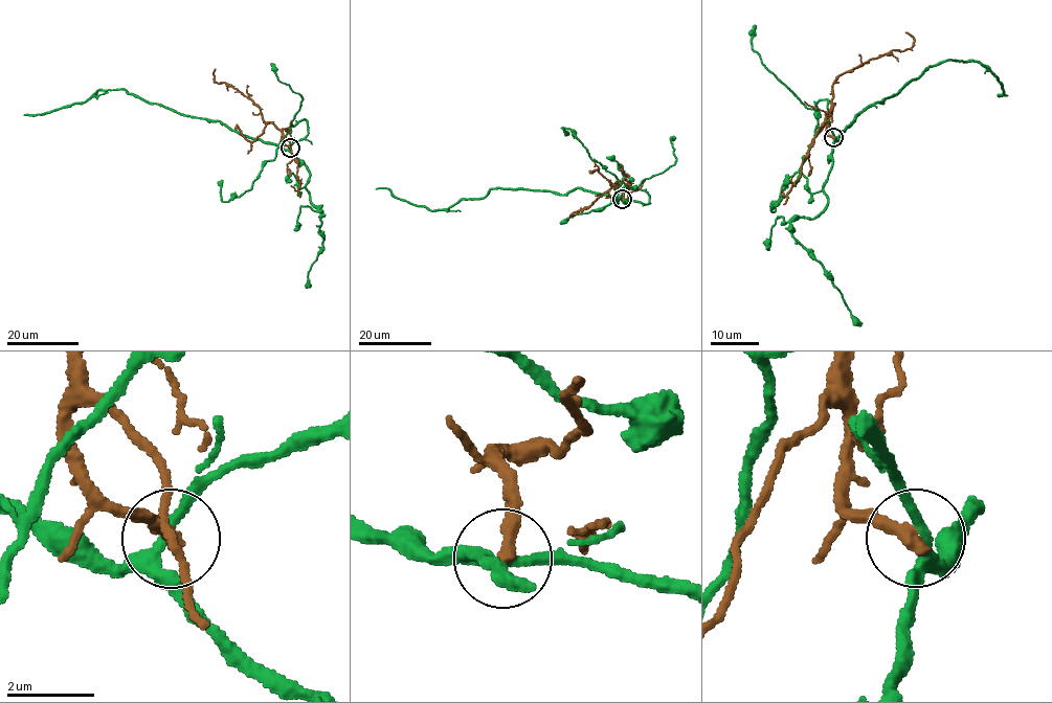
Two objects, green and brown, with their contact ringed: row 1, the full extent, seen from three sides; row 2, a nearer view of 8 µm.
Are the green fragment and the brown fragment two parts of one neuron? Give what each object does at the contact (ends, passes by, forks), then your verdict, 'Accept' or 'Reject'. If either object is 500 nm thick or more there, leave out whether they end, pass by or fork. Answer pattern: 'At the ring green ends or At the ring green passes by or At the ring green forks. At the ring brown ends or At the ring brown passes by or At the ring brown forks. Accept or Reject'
At the ring green forks. At the ring brown ends. Reject

